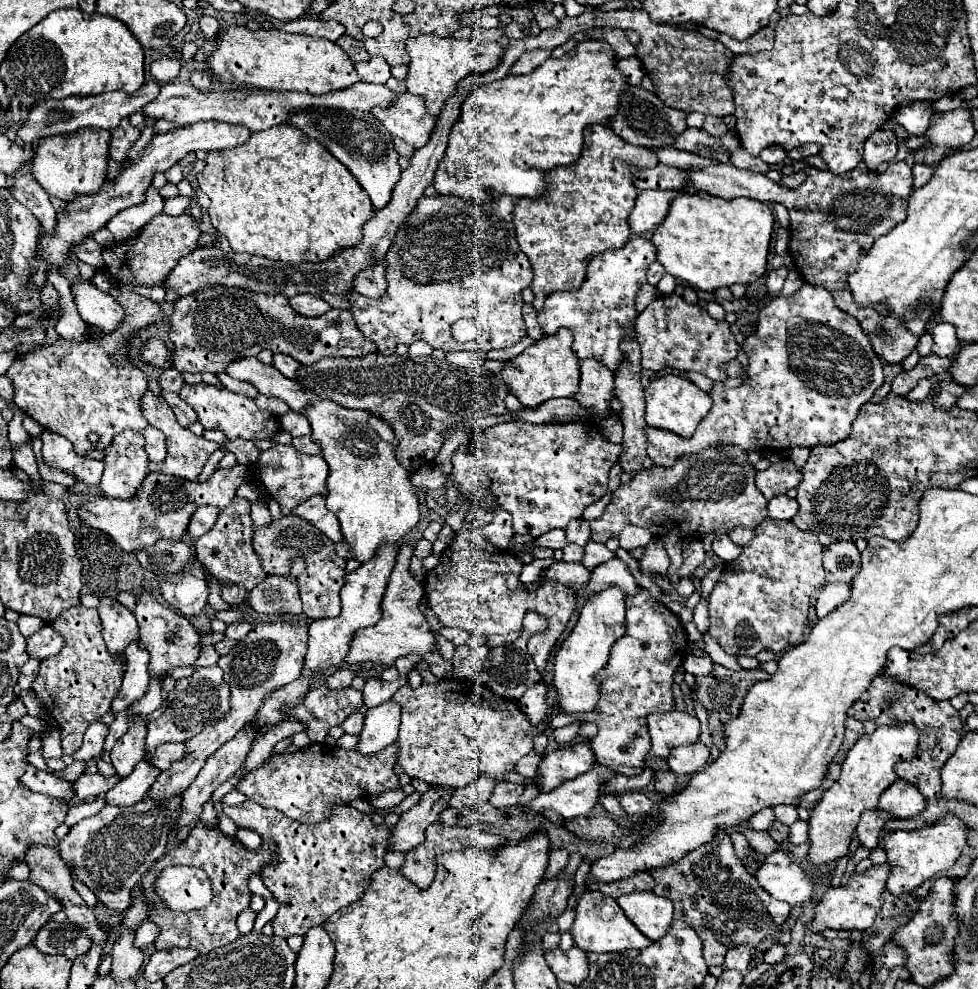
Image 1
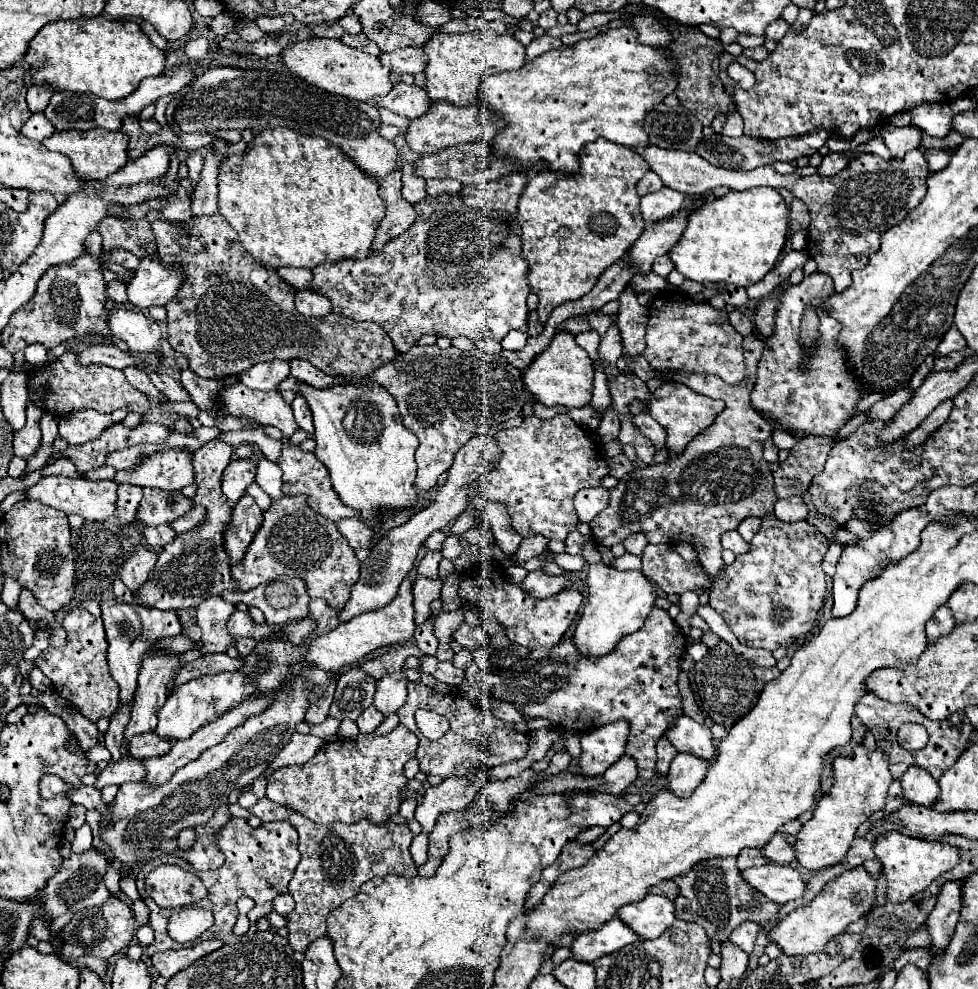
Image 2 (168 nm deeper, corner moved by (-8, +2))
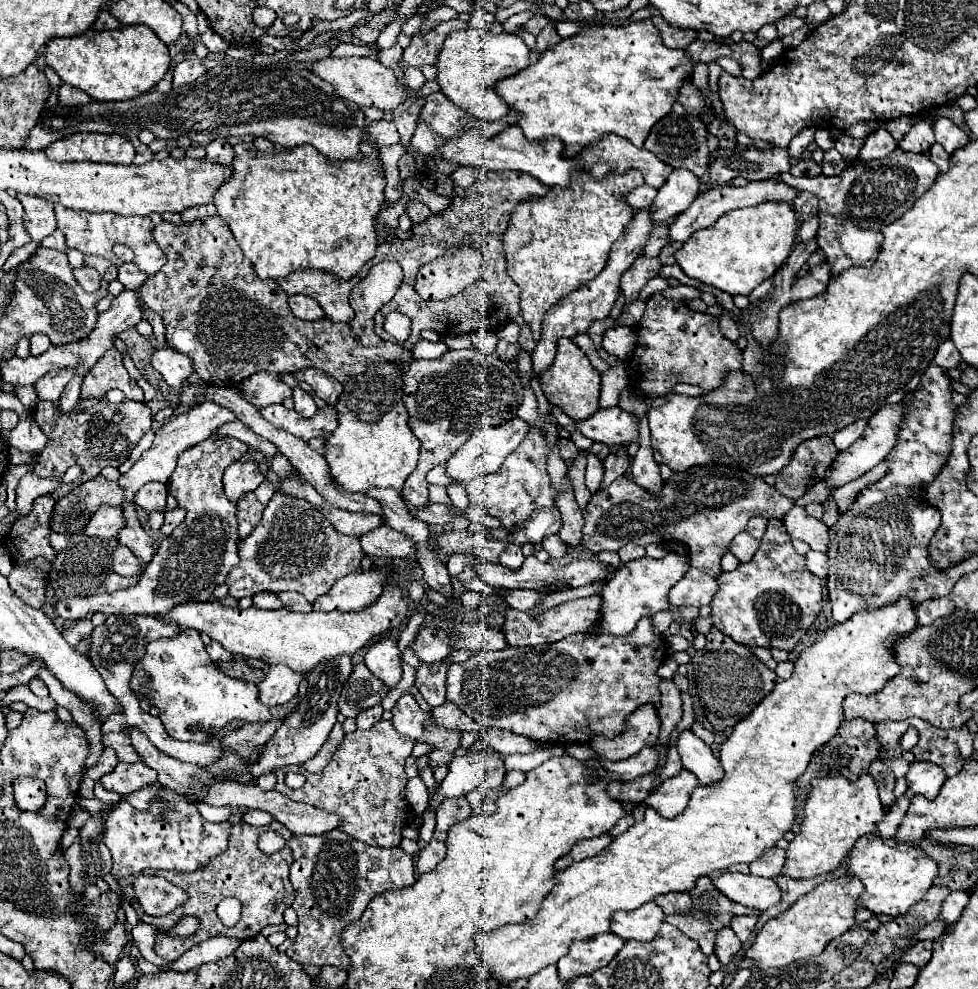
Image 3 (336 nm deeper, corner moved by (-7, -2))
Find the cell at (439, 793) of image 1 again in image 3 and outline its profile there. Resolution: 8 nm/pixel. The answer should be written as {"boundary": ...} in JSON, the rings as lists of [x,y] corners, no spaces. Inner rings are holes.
{"boundary":[[[485,746],[483,750],[465,754],[461,758],[453,758],[449,764],[449,774],[439,786],[439,792],[431,796],[429,806],[437,808],[445,798],[459,798],[475,788],[499,788],[505,778],[505,762],[503,756]]]}

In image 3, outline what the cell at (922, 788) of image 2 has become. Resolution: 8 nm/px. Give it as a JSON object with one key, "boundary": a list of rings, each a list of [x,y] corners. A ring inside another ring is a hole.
{"boundary":[[[931,762],[911,764],[911,768],[907,772],[909,790],[915,794],[923,794],[929,800],[933,800],[939,794],[945,778],[947,778],[945,772],[941,768],[937,768],[937,764],[931,764]]]}

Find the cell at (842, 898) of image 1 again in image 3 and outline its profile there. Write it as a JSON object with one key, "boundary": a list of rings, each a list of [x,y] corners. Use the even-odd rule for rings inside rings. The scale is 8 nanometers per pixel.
{"boundary":[[[841,876],[817,884],[809,894],[801,896],[793,906],[785,912],[769,920],[755,938],[755,944],[743,954],[743,958],[751,960],[755,970],[767,968],[783,968],[795,960],[811,958],[823,952],[829,940],[837,938],[839,934],[847,932],[855,926],[855,910],[857,910],[857,896],[863,892],[863,884],[859,878]]]}

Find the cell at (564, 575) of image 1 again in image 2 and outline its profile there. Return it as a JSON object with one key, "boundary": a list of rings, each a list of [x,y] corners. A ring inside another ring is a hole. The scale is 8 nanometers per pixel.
{"boundary":[[[538,570],[538,572],[530,572],[524,578],[522,588],[528,594],[532,594],[534,598],[548,598],[548,596],[554,596],[560,590],[564,590],[570,580],[572,580],[572,574],[570,572],[564,572],[560,576],[548,576],[542,570]]]}

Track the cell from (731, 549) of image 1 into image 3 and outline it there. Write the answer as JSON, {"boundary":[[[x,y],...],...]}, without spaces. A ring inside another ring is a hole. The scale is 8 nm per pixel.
{"boundary":[[[747,532],[737,534],[729,546],[731,554],[735,554],[741,562],[749,562],[753,558],[753,554],[757,552],[757,548],[759,548],[759,540],[749,536]]]}

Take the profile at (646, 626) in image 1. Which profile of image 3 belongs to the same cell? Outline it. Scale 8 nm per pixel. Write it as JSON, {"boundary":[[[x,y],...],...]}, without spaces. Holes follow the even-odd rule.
{"boundary":[[[649,618],[639,620],[631,636],[587,634],[567,636],[547,646],[511,646],[501,652],[475,652],[467,662],[449,666],[449,702],[457,704],[471,720],[489,728],[503,728],[541,744],[585,744],[593,736],[619,736],[625,720],[643,704],[659,708],[659,682],[655,674],[667,656],[667,644],[653,634]]]}

